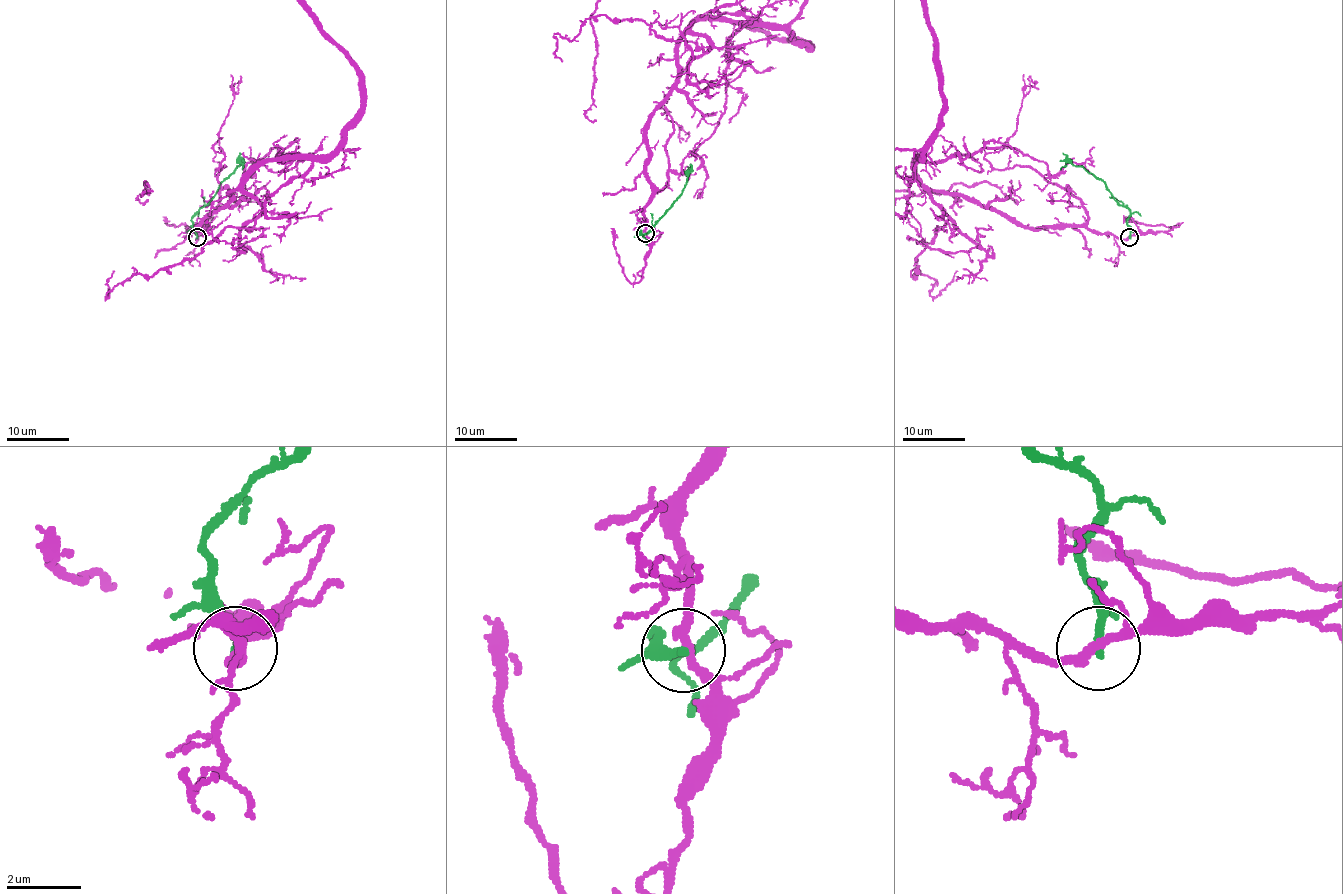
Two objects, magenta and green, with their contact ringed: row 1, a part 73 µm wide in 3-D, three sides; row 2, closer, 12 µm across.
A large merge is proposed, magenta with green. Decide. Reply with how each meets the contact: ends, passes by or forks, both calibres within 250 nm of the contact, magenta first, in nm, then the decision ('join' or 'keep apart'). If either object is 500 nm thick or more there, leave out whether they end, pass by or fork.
magenta passes by; green ends there; 240 nm thick on the magenta side, 240 nm on the other; keep apart

